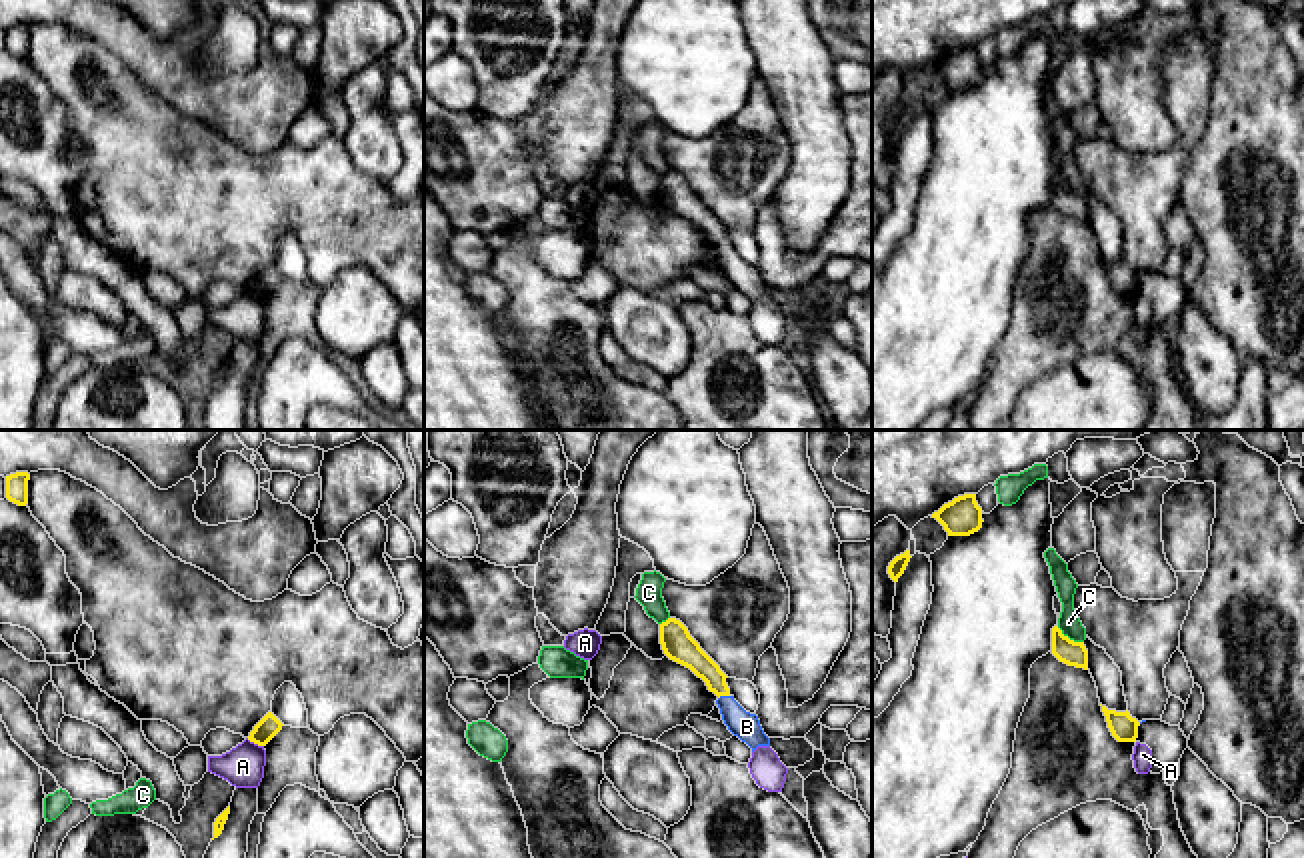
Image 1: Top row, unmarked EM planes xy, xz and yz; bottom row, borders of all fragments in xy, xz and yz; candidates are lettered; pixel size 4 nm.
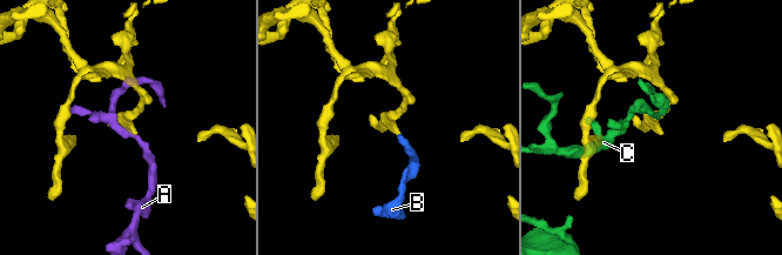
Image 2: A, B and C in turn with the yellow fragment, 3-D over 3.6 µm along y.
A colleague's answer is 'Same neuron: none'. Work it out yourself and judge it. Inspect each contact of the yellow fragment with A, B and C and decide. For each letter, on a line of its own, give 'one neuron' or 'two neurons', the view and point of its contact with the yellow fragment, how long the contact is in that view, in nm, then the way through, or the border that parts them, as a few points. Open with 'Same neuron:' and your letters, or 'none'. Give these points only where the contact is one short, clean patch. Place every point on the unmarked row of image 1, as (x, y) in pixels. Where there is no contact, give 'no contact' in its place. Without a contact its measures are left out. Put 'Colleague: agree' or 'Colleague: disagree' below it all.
Same neuron: B
A: two neurons; contact xy (254, 294); length 80 nm; border xy (246, 290), (262, 298)
B: one neuron; contact xz (722, 246); length 50 nm; way xz (682, 200), (714, 230), (722, 246), (728, 260), (746, 278)
C: two neurons; contact yz (1068, 190); length 130 nm
Colleague: disagree

